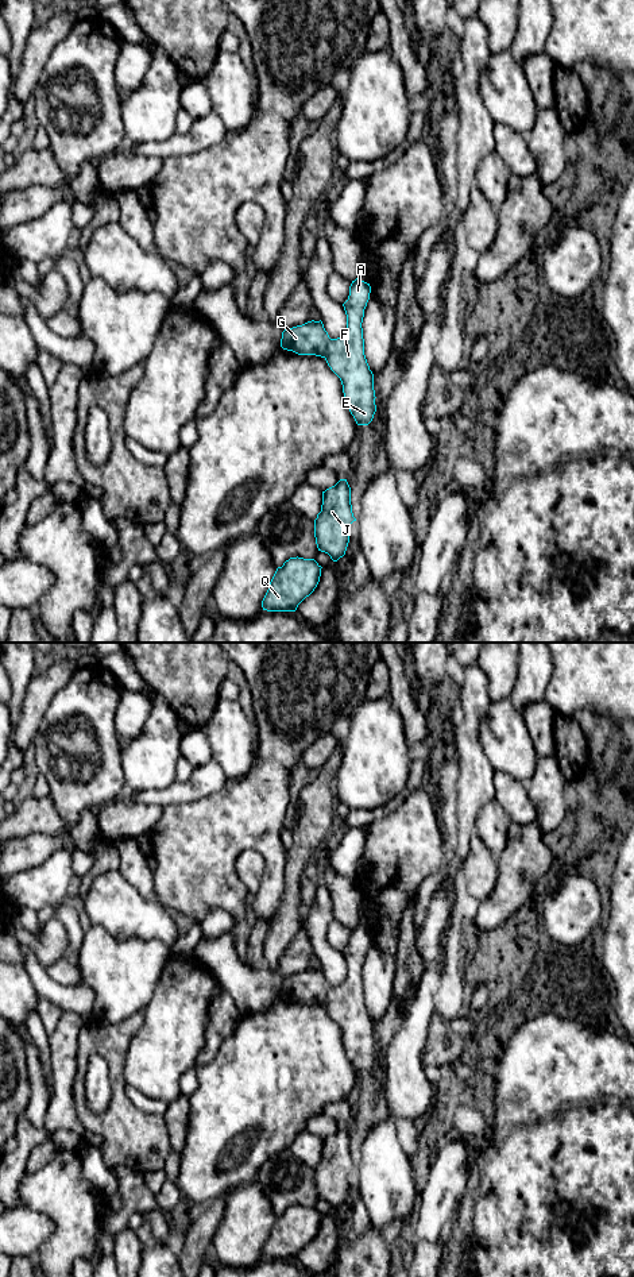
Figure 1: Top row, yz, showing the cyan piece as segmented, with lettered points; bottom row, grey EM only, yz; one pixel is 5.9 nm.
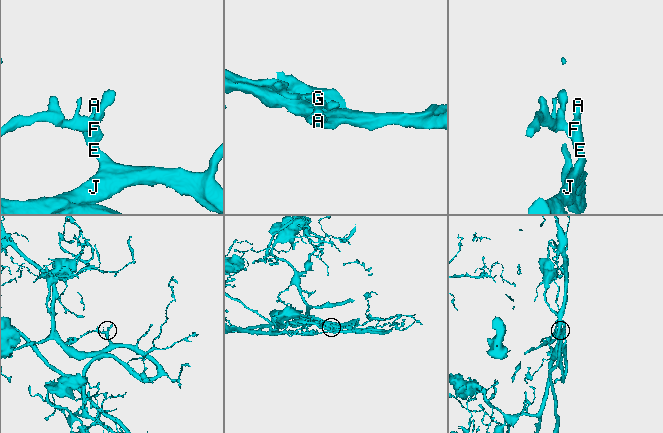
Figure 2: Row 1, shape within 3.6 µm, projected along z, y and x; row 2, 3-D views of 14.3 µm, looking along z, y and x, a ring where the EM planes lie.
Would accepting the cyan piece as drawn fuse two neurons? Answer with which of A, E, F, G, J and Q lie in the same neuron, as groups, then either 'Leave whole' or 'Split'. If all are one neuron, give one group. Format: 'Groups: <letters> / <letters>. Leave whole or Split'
Groups: A E F J Q / G. Split

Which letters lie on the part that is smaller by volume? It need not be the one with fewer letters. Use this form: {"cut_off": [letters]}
{"cut_off": ["G"]}

